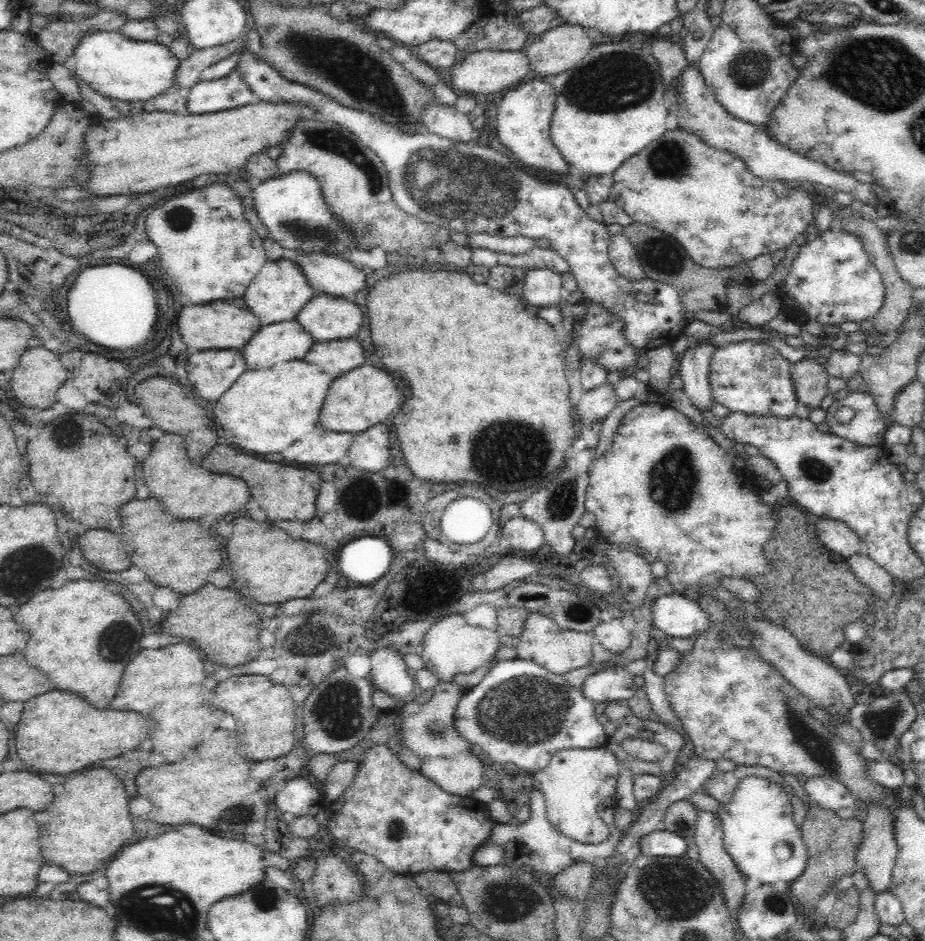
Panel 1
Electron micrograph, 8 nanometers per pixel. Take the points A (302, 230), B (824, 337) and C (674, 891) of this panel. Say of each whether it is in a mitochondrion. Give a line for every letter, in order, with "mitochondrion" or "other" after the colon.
A: mitochondrion
B: other
C: mitochondrion

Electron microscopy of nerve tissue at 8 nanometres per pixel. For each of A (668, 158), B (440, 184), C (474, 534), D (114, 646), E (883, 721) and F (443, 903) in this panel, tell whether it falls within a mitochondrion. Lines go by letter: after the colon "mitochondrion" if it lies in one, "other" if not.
A: mitochondrion
B: mitochondrion
C: other
D: mitochondrion
E: mitochondrion
F: other

